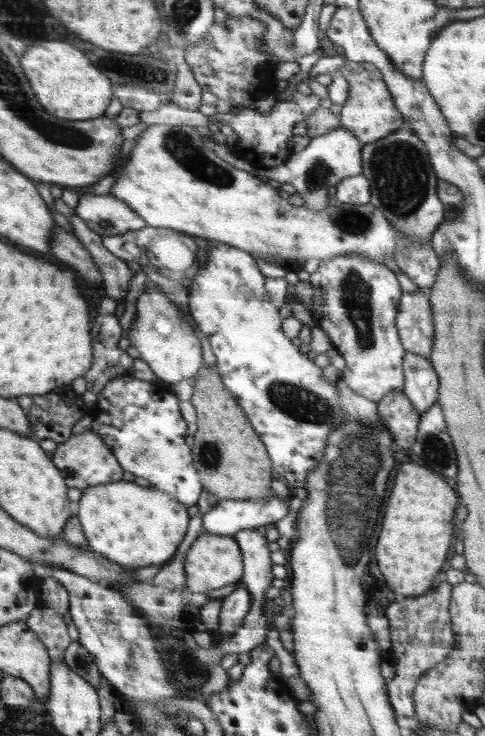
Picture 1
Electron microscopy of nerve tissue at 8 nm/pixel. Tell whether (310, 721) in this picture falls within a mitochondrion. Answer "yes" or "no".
no

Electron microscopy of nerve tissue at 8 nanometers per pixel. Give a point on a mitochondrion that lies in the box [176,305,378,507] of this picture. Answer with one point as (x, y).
(295, 400)

